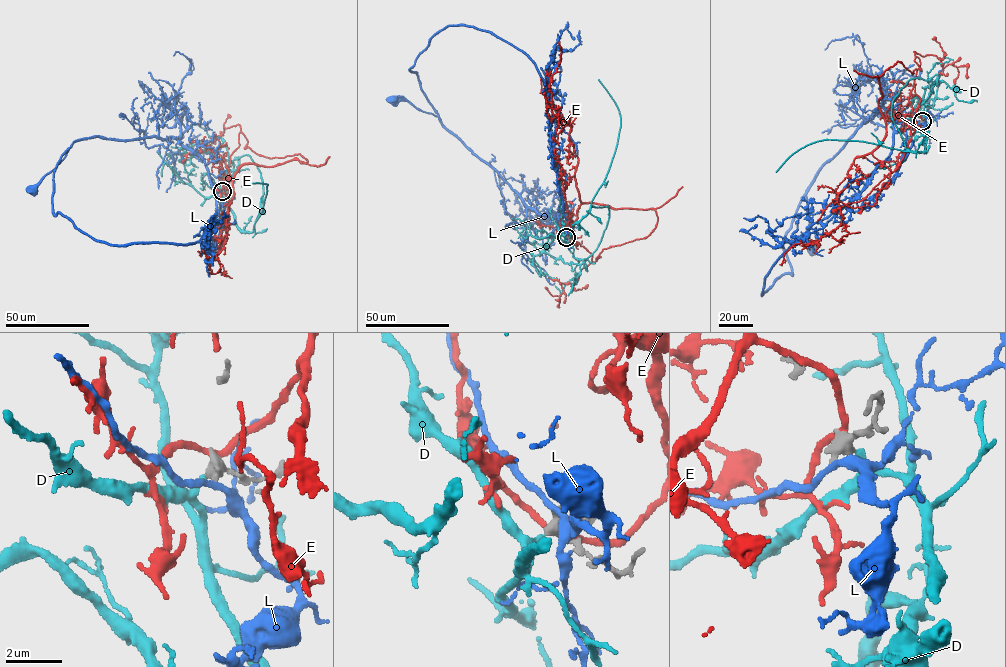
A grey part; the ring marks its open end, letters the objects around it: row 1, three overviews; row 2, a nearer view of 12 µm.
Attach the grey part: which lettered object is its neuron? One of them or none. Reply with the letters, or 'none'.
D

